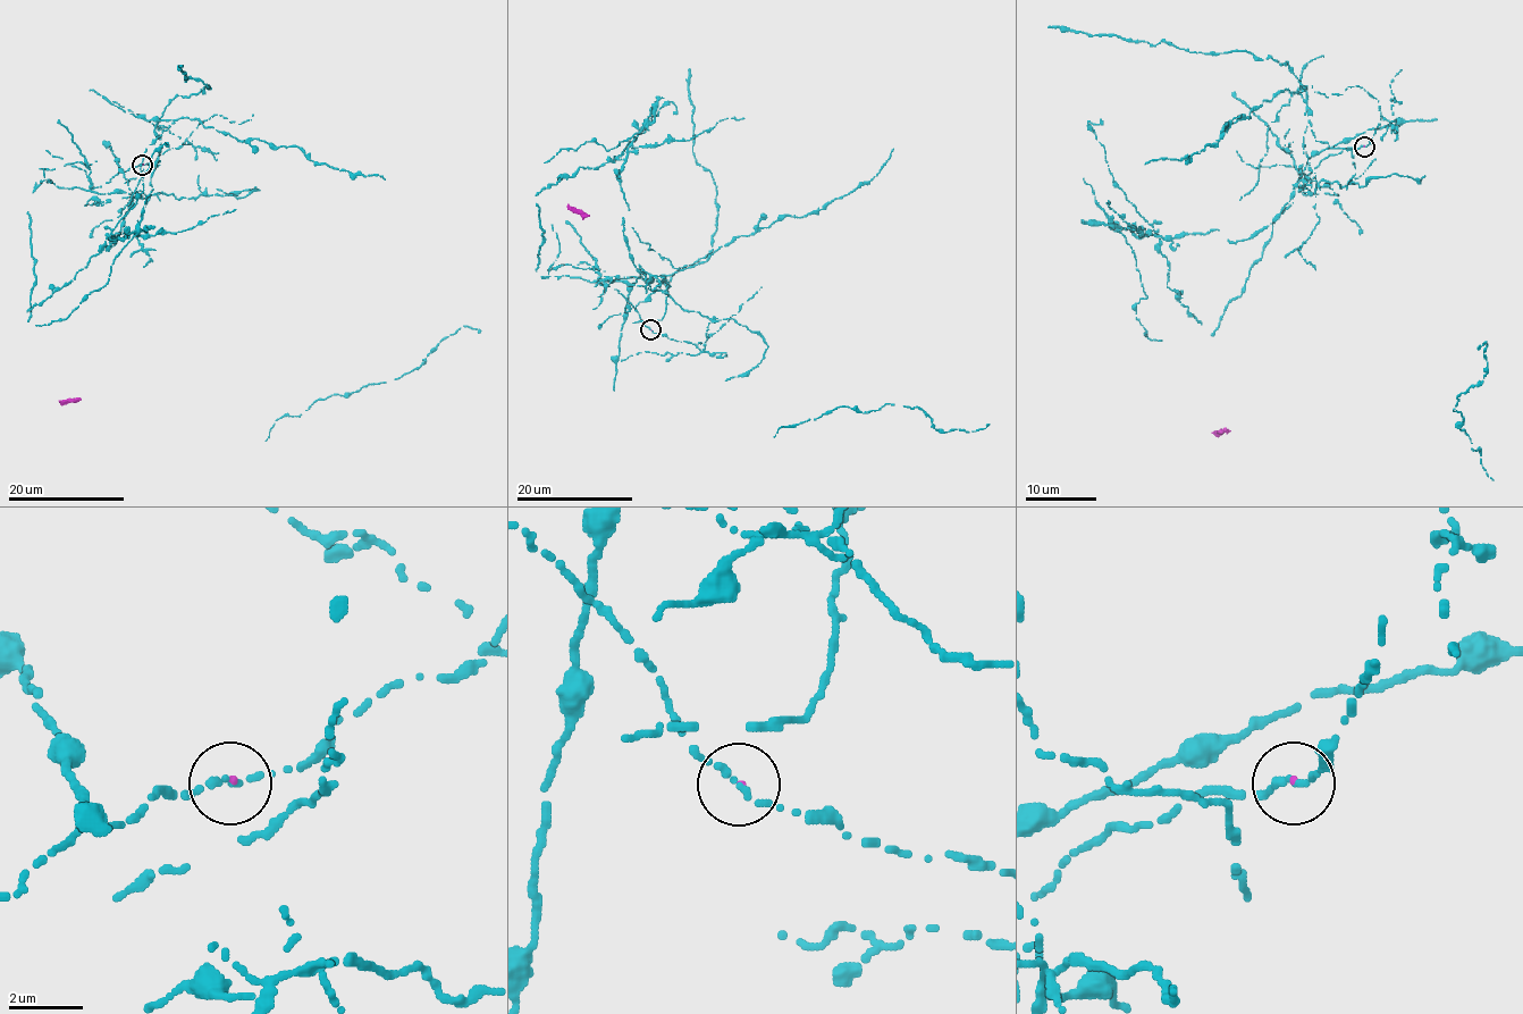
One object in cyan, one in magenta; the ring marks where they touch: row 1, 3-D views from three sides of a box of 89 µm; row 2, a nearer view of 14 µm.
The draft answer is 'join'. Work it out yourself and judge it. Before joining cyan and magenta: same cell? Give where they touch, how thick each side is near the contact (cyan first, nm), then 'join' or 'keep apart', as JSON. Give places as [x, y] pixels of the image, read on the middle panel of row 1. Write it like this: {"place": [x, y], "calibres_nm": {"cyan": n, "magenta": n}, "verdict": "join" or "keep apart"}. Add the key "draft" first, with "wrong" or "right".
{"draft": "wrong", "place": [650, 329], "calibres_nm": {"cyan": 220, "magenta": 90}, "verdict": "keep apart"}

